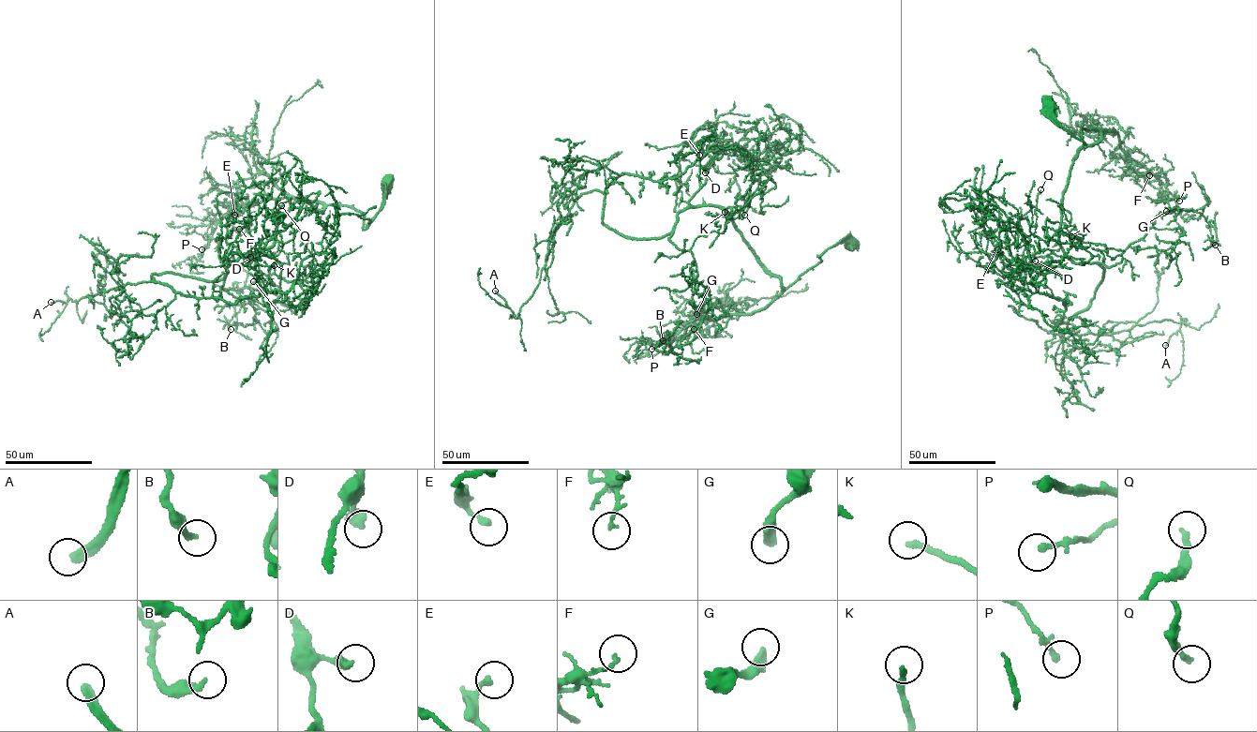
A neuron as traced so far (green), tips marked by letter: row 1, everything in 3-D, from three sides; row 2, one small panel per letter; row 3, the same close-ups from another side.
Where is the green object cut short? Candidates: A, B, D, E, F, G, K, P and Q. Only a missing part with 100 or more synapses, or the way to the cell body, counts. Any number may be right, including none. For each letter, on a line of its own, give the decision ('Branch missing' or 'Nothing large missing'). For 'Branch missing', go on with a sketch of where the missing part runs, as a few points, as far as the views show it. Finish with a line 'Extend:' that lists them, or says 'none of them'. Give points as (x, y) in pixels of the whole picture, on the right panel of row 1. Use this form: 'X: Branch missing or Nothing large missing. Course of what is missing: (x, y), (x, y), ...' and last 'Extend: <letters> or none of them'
A: Branch missing. Course of what is missing: (1165, 345), (1136, 372), (1119, 394), (1103, 427), (1100, 447), (1102, 464)
B: Nothing large missing
D: Nothing large missing
E: Nothing large missing
F: Nothing large missing
G: Nothing large missing
K: Branch missing. Course of what is missing: (1071, 236), (1060, 230), (1067, 215), (1064, 203), (1042, 185), (1042, 178), (1054, 162)
P: Nothing large missing
Q: Nothing large missing
Extend: A, K

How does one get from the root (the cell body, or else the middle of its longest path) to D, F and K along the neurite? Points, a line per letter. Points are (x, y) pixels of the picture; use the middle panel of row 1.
D: (852, 245), (845, 241), (827, 249), (785, 288), (725, 211), (690, 204), (705, 172)
F: (852, 245), (845, 241), (817, 256), (821, 261), (764, 307), (705, 318), (694, 329)
K: (852, 245), (845, 241), (817, 256), (821, 261), (785, 288), (723, 209), (731, 208), (726, 217), (725, 212)

